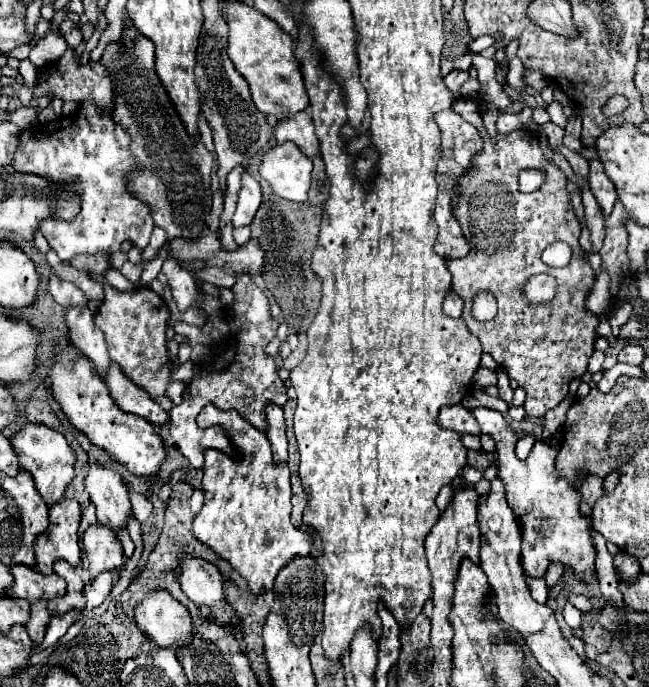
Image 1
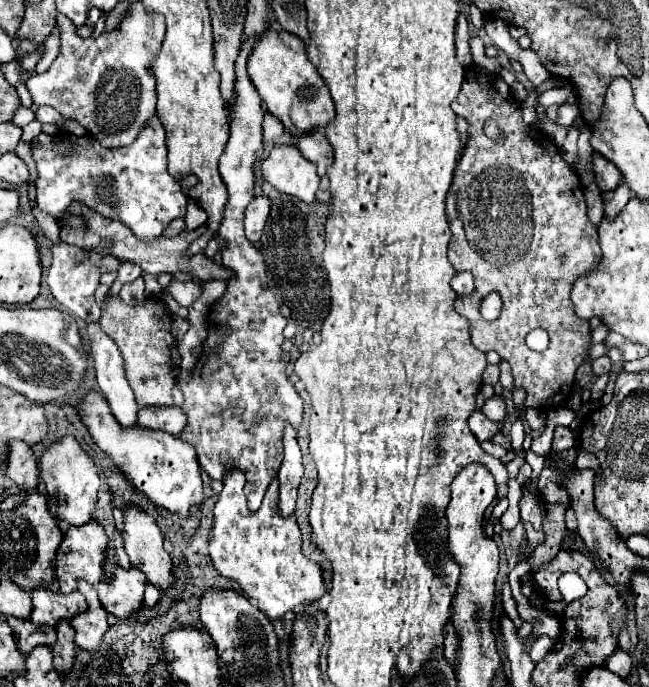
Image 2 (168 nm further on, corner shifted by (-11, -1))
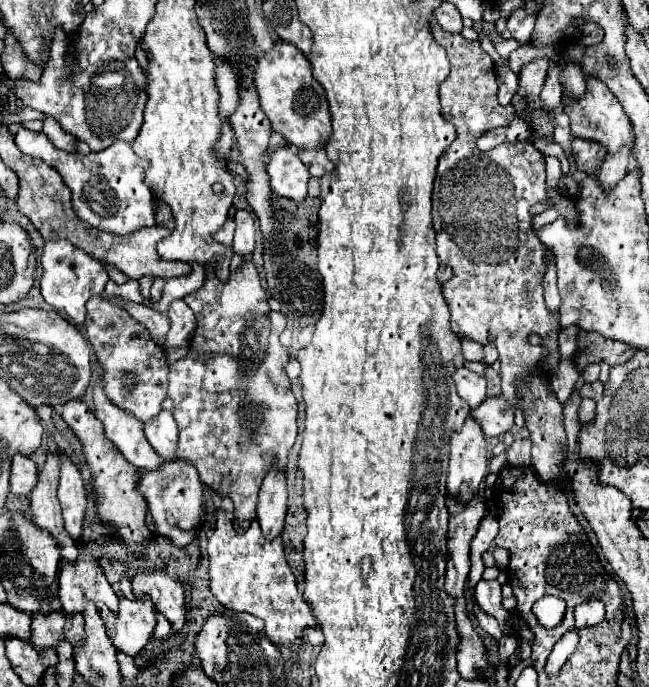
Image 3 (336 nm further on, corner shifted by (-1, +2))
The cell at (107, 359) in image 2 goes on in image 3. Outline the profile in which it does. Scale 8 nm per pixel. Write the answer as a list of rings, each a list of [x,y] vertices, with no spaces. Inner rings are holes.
[[[97,364],[97,378],[93,384],[93,400],[95,400],[95,416],[101,420],[105,428],[105,436],[121,450],[121,454],[137,468],[155,468],[161,458],[149,446],[143,434],[143,422],[133,414],[125,414],[119,406],[113,406],[103,392],[103,370]]]

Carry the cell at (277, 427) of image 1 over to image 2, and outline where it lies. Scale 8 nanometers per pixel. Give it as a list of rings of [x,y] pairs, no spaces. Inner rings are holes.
[[[287,425],[283,435],[285,445],[285,457],[281,463],[281,469],[277,473],[279,479],[279,515],[289,517],[295,511],[295,499],[297,499],[297,487],[303,475],[303,463],[301,463],[301,449],[295,439],[295,429]]]

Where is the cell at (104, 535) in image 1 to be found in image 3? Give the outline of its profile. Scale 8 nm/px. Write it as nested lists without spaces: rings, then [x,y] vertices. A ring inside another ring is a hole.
[[[119,598],[119,610],[112,612],[106,606],[99,610],[107,626],[107,634],[117,650],[127,656],[135,656],[149,642],[155,628],[153,604],[149,598],[127,600]]]

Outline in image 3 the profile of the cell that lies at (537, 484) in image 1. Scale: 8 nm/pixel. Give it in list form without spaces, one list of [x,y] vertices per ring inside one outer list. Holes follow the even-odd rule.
[[[457,368],[453,374],[459,396],[471,406],[477,408],[487,398],[487,380],[467,368]]]

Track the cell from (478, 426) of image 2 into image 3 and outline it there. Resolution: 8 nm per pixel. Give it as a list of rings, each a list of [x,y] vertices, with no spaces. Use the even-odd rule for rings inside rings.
[[[503,396],[487,398],[479,408],[471,410],[471,418],[481,426],[487,438],[493,438],[493,436],[501,436],[507,430],[511,430],[515,410],[507,404]]]

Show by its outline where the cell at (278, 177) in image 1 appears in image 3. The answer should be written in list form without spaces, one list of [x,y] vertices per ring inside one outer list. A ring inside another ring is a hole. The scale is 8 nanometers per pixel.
[[[287,146],[277,148],[269,154],[267,174],[271,190],[277,196],[285,196],[297,202],[301,202],[307,196],[307,166]]]

